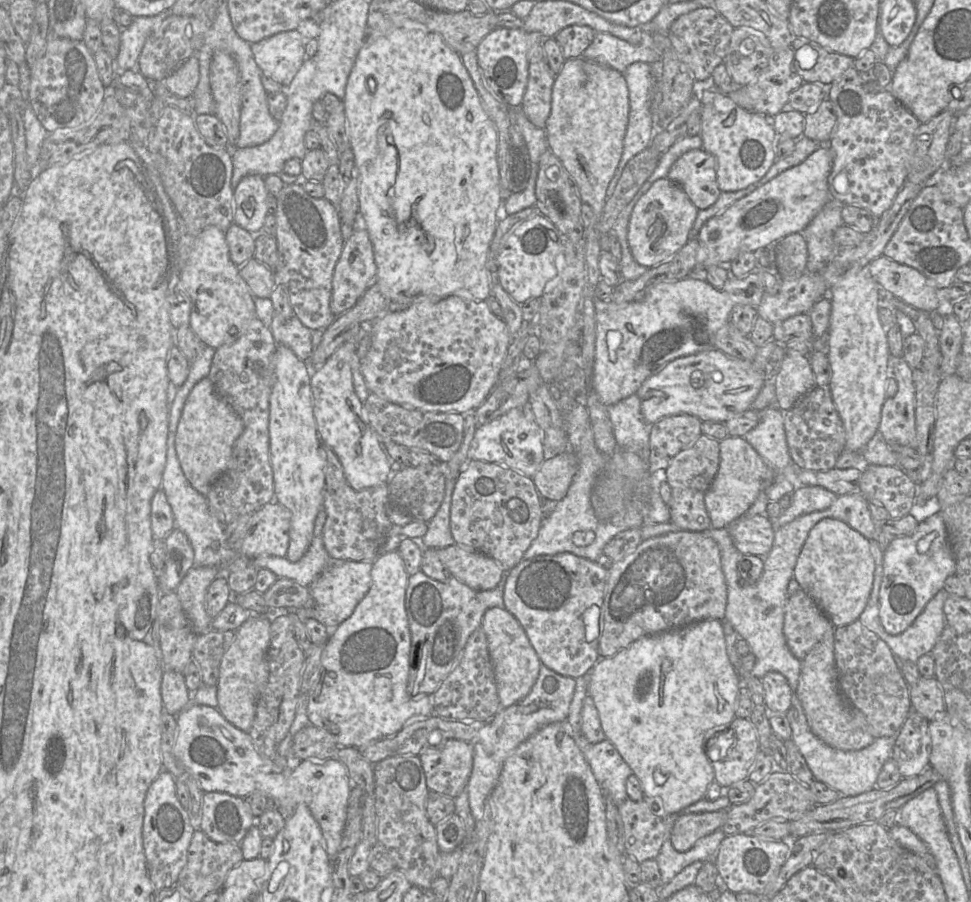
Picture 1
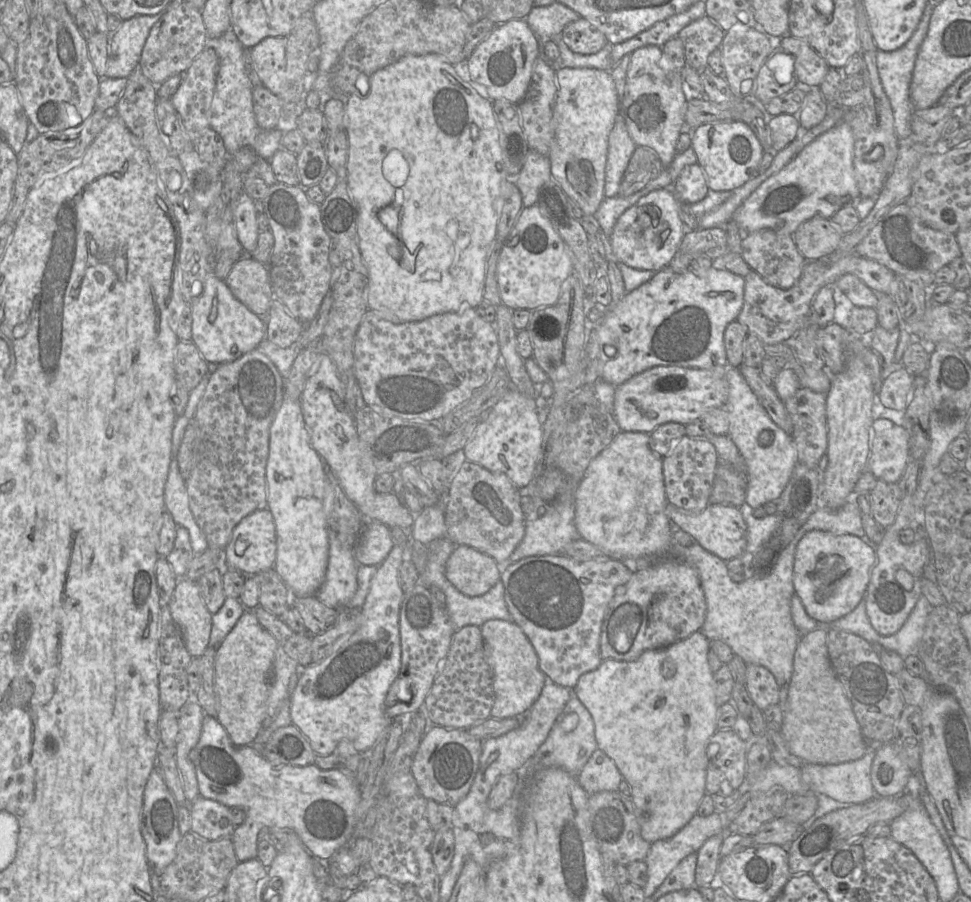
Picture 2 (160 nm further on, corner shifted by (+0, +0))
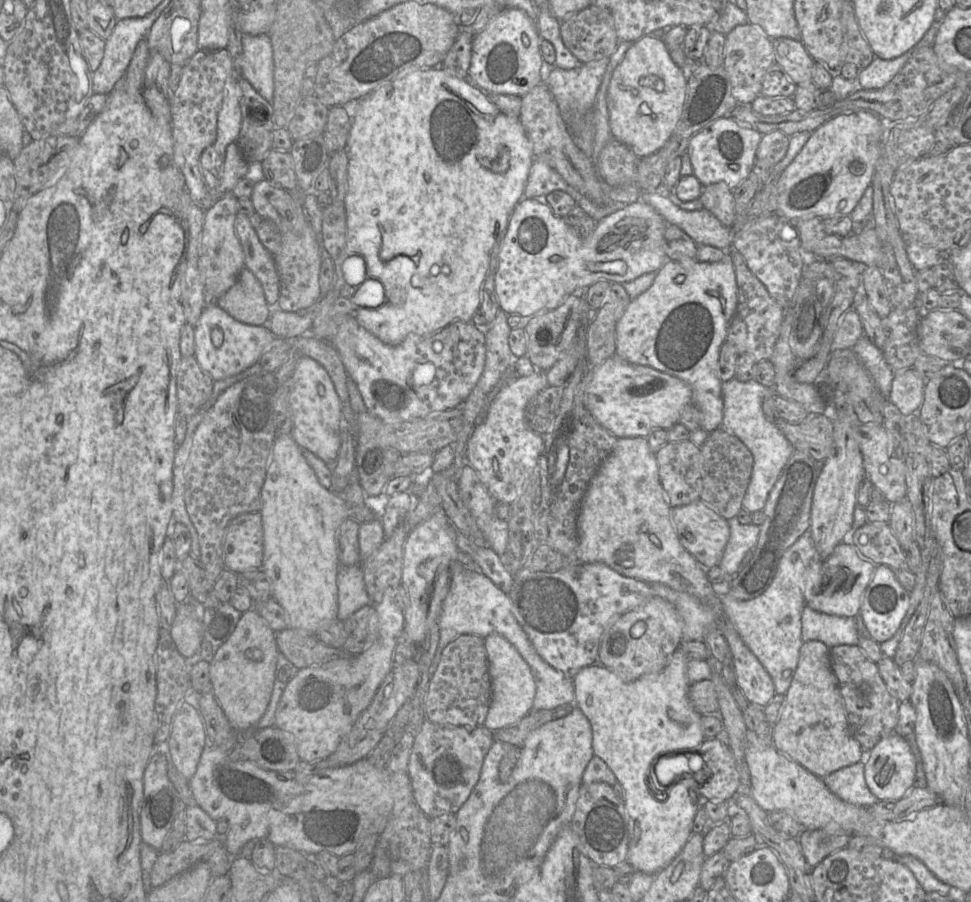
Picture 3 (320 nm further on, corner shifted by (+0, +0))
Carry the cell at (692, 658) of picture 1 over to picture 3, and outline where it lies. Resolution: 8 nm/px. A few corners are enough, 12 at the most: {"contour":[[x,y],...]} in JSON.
{"contour":[[687,659],[632,682],[572,676],[593,754],[625,793],[627,859],[657,874],[704,805],[684,775],[660,801],[661,757],[698,751]]}

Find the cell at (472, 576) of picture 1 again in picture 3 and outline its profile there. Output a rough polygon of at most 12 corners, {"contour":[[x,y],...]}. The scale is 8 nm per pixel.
{"contour":[[290,434],[261,488],[263,558],[289,627],[337,618],[336,530],[377,519],[324,488]]}

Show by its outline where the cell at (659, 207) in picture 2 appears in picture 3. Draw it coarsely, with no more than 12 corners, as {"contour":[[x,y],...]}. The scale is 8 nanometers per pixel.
{"contour":[[628,204],[581,239],[550,206],[514,207],[495,272],[531,318],[597,281],[657,272],[666,220]]}

